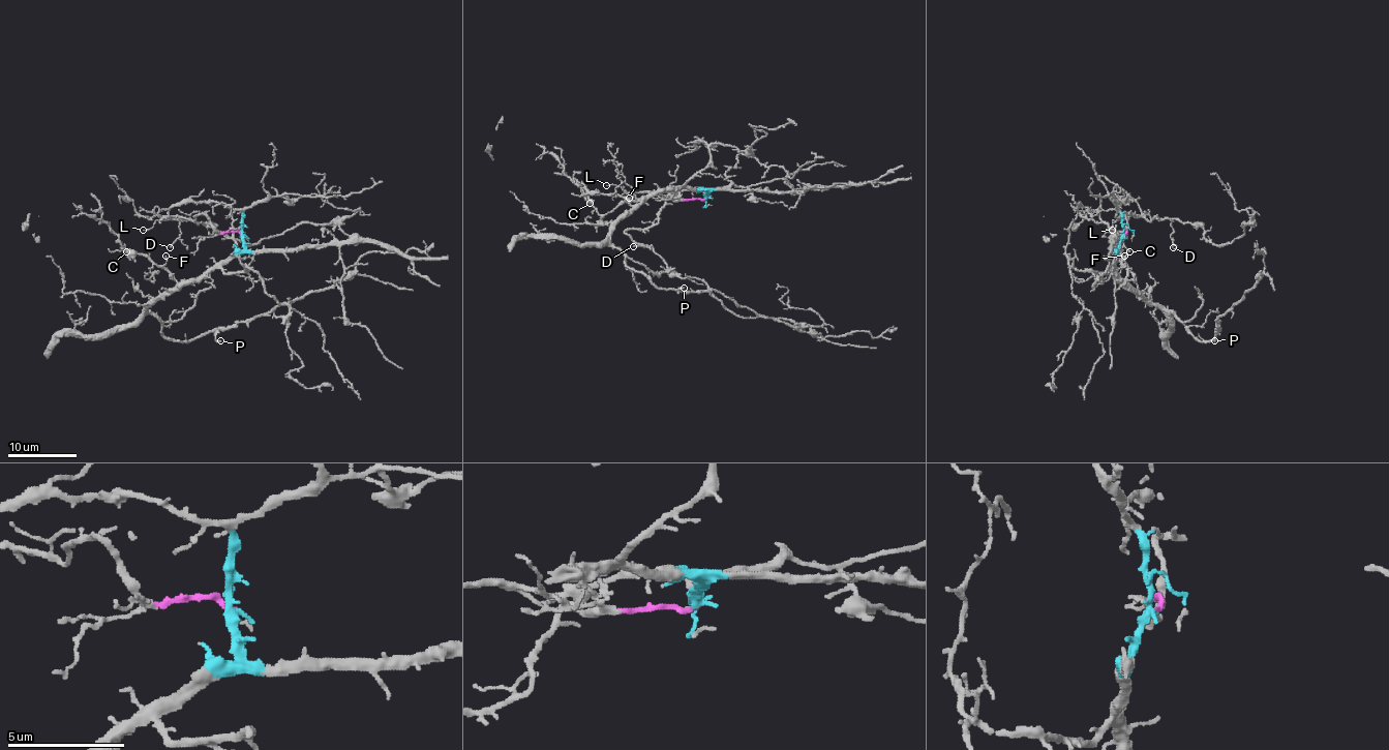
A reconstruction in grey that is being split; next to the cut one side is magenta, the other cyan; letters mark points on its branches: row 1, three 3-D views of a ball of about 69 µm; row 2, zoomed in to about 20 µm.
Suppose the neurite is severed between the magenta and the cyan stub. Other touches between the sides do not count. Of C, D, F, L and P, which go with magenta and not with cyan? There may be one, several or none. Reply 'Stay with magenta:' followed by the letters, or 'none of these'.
Stay with magenta: D

